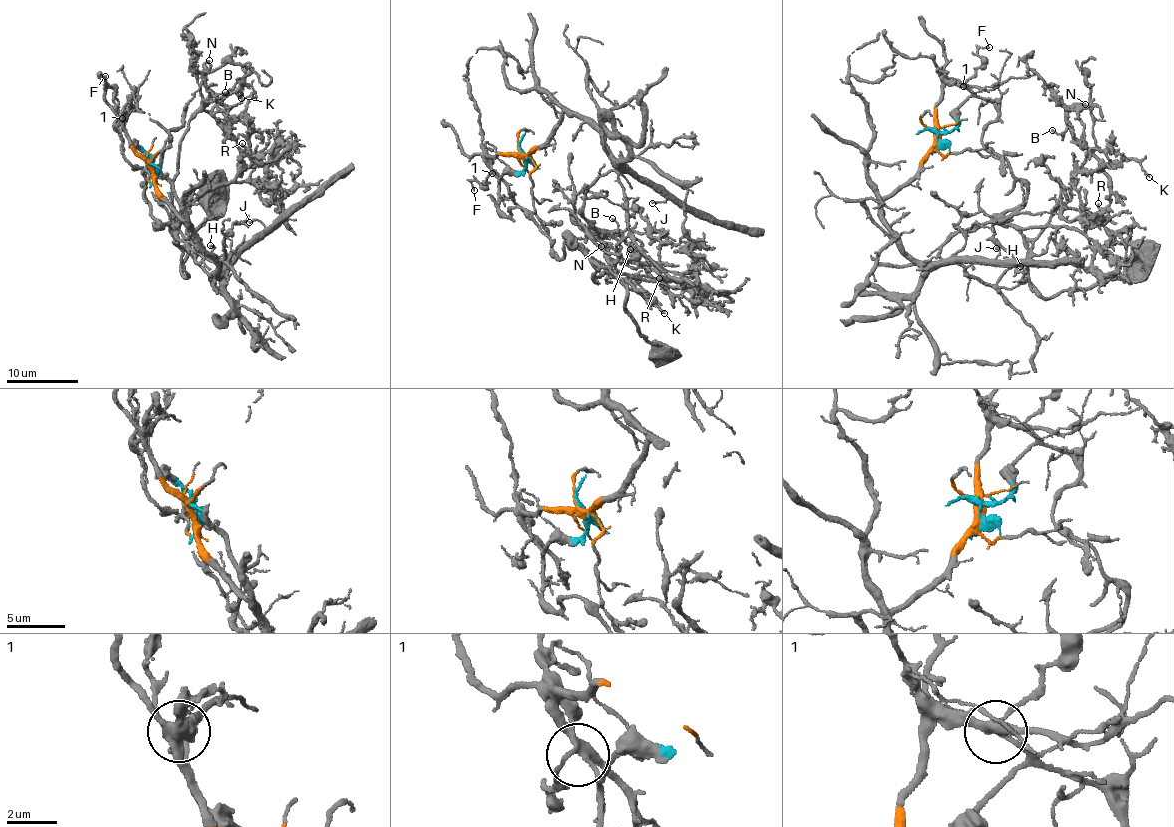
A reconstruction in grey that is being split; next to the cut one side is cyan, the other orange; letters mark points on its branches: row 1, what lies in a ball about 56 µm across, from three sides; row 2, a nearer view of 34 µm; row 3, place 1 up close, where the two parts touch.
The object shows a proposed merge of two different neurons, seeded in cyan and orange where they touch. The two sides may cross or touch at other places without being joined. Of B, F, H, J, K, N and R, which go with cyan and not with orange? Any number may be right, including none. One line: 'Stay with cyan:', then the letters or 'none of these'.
Stay with cyan: B, F, K, N, R

